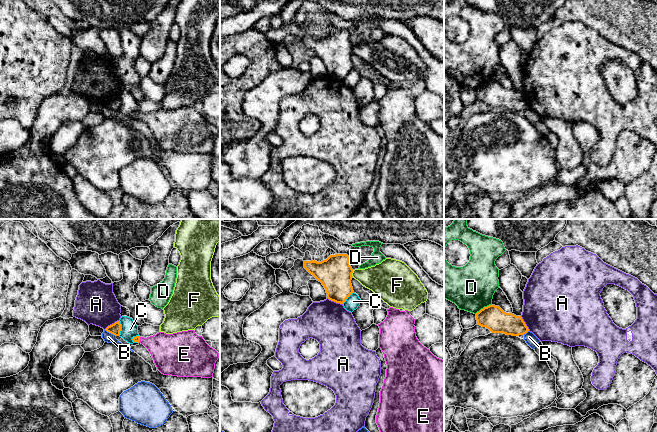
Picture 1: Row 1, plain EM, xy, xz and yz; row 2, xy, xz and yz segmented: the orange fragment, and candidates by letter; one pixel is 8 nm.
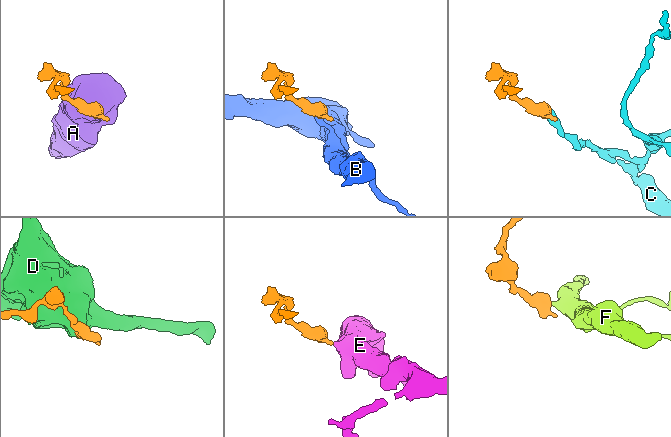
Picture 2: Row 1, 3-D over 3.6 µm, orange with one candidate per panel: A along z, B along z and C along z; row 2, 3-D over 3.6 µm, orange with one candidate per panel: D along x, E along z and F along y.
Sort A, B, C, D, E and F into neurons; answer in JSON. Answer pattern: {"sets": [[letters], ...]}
{"sets": [["A"], ["B"], ["C"], ["D"], ["E"], ["F"]]}

